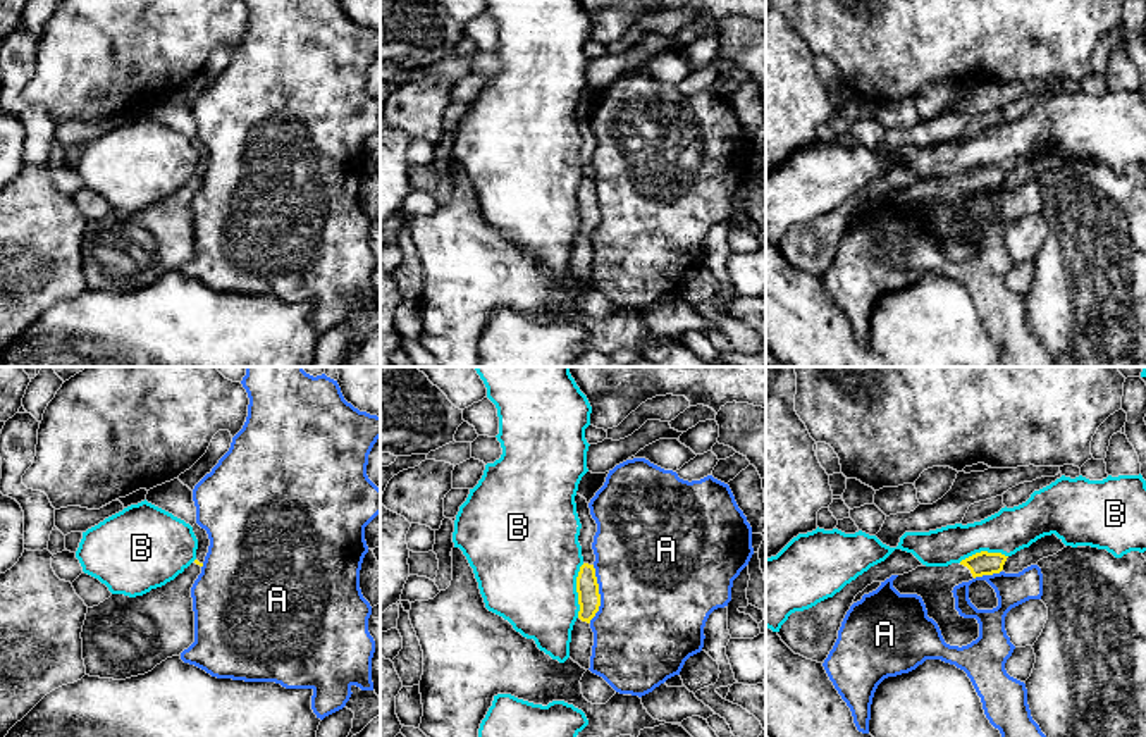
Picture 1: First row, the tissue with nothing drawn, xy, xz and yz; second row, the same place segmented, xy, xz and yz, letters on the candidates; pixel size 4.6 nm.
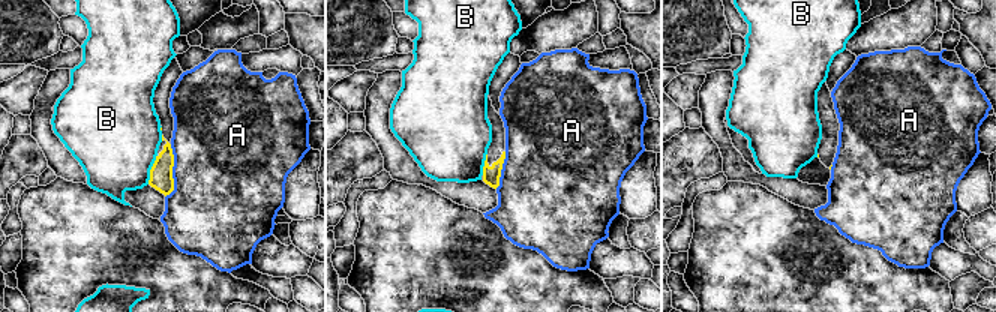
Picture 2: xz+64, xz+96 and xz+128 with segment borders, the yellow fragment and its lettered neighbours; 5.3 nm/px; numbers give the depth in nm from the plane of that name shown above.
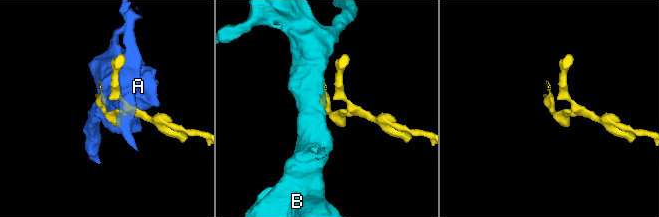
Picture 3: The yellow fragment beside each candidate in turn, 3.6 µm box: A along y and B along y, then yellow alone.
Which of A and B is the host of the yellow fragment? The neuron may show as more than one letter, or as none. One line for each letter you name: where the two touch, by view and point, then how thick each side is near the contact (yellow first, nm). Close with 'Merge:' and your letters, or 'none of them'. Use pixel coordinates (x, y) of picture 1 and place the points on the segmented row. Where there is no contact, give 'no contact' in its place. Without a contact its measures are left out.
Merge: none of them

